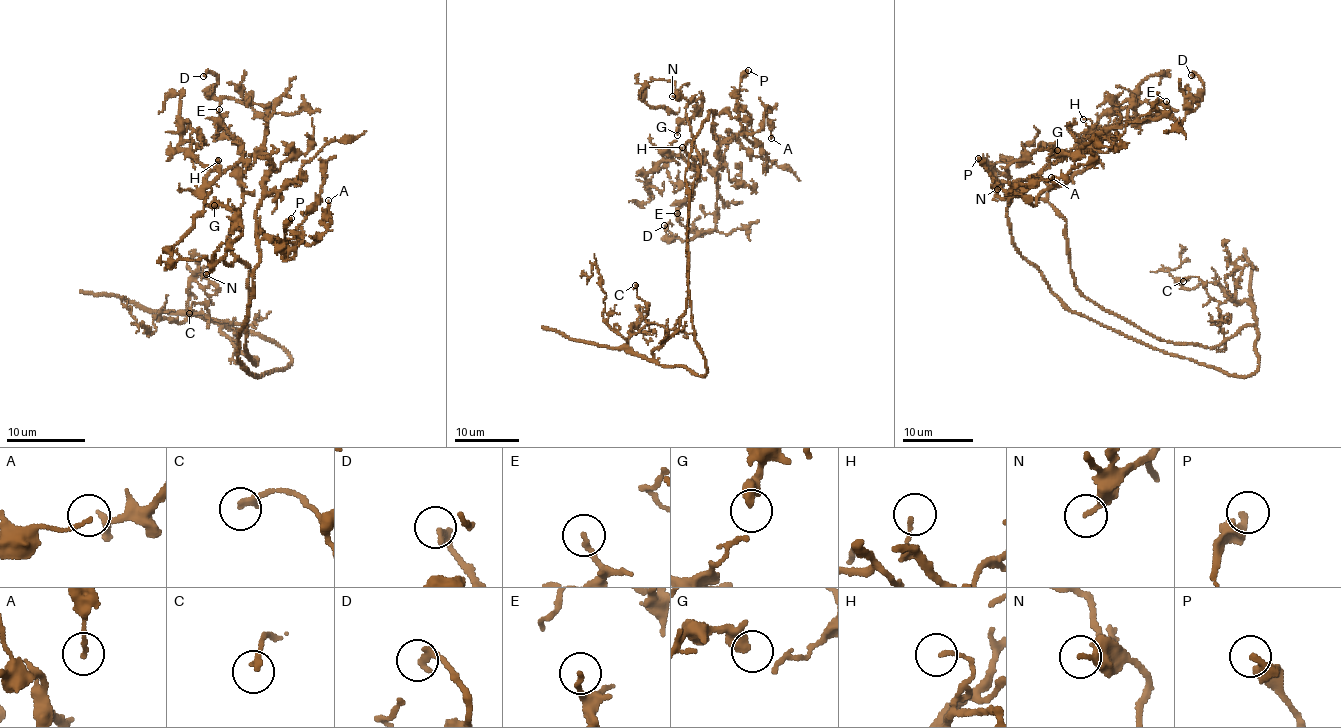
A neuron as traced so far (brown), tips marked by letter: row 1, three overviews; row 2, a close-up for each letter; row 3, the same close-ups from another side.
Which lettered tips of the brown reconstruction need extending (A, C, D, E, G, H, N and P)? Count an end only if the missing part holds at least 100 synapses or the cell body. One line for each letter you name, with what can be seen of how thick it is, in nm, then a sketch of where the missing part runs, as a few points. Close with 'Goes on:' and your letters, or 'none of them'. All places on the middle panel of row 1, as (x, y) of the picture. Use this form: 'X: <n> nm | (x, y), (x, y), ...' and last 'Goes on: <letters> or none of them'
Goes on: none of them

